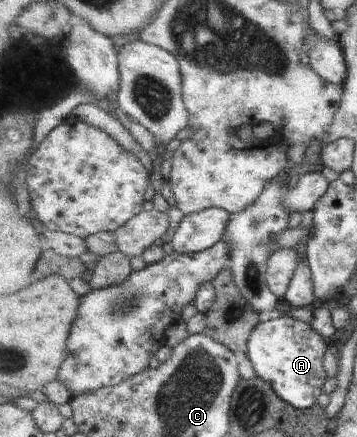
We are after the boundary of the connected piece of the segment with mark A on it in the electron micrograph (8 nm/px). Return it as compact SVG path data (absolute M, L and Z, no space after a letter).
M282 316L260 322L250 336L245 356L256 375L270 382L276 393L298 409L305 410L316 404L329 377L324 369L324 358L331 345L310 323Z

